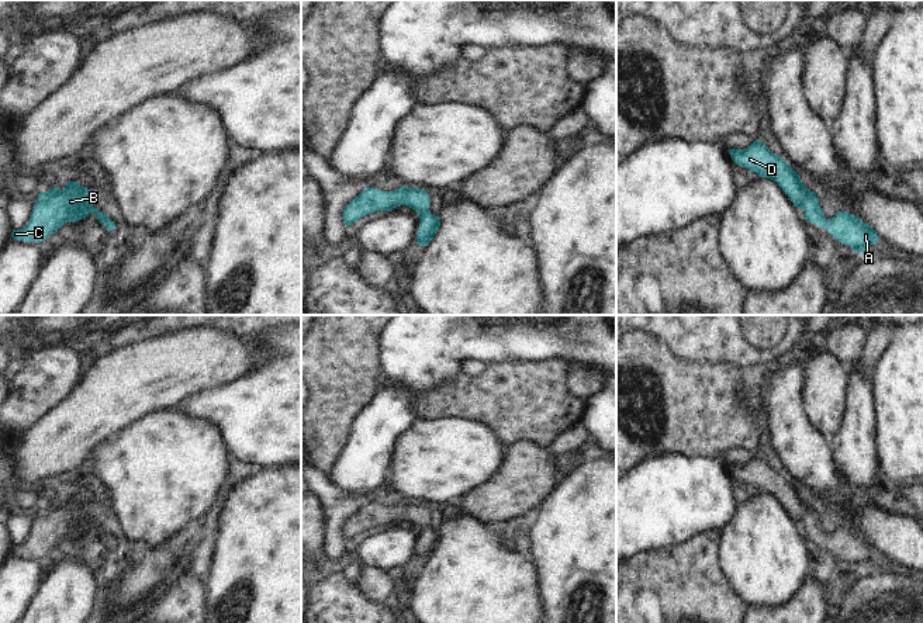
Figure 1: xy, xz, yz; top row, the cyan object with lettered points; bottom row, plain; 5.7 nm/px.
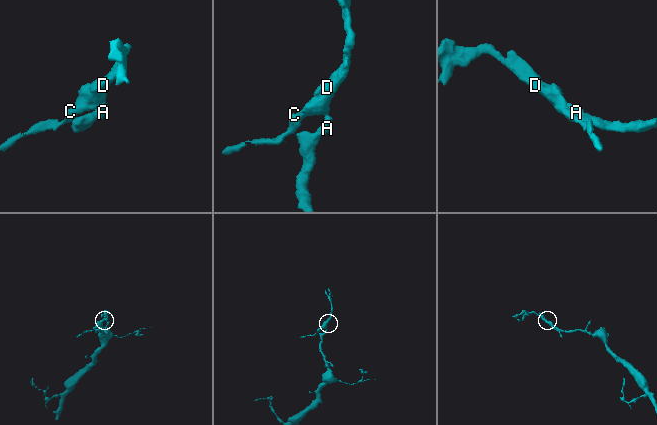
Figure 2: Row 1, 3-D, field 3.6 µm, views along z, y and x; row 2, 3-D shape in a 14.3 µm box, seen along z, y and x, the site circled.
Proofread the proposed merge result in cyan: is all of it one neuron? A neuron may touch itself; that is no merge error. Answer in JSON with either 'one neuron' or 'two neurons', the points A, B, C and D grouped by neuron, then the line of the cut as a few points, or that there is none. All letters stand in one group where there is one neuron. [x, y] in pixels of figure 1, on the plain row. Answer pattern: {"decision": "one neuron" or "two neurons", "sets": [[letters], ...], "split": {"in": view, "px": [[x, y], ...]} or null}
{"decision": "one neuron", "sets": [["A", "B", "C", "D"]], "split": null}

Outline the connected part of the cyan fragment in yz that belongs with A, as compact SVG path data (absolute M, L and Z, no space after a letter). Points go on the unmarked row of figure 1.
M760 454L750 458L747 464L733 463L727 467L736 480L750 484L760 492L777 496L794 520L805 526L808 537L825 543L836 555L850 561L853 567L861 570L867 561L879 555L877 547L854 529L839 526L832 534L827 534L816 509L806 503L799 489Z

